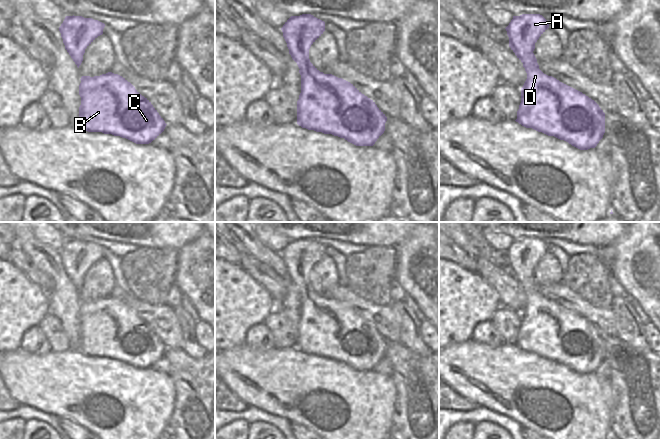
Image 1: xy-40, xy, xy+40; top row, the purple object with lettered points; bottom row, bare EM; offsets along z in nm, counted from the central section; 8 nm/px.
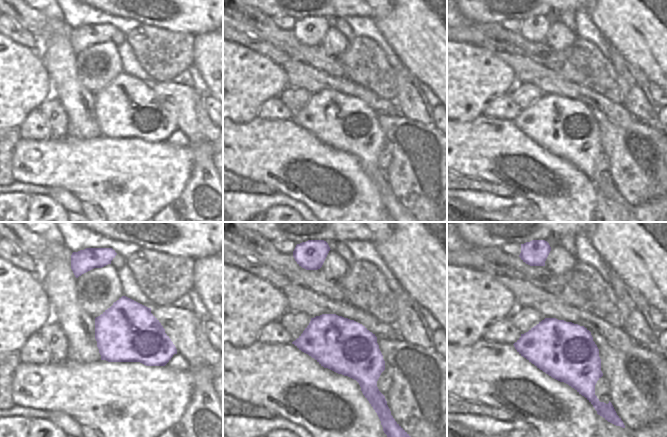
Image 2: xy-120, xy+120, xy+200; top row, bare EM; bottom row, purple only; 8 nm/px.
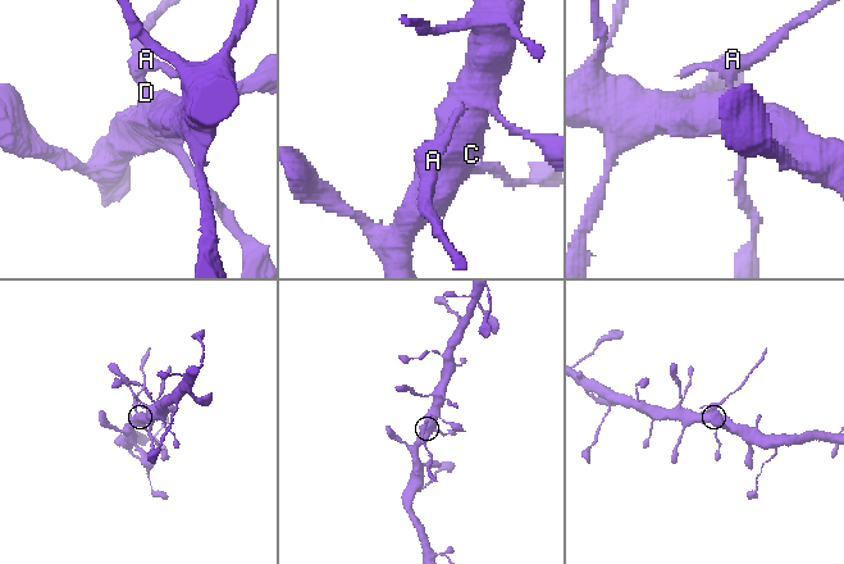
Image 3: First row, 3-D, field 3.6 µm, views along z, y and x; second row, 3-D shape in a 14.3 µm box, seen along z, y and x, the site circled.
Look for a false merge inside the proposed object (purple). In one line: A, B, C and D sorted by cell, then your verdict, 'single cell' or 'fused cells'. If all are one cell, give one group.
groups A / B C D; fused cells

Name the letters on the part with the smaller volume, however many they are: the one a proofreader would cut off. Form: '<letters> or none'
A

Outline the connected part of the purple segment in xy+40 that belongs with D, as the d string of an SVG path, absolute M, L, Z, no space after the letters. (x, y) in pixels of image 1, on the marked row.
M537 62L525 68L527 79L521 88L521 103L515 120L548 136L564 140L580 150L595 148L605 133L605 113L582 92L544 74Z

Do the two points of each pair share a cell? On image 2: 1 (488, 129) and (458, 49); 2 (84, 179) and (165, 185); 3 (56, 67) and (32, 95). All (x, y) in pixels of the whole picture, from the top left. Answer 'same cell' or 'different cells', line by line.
1: different cells
2: same cell
3: different cells

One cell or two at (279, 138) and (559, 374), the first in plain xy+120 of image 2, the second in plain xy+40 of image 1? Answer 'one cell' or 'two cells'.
one cell

